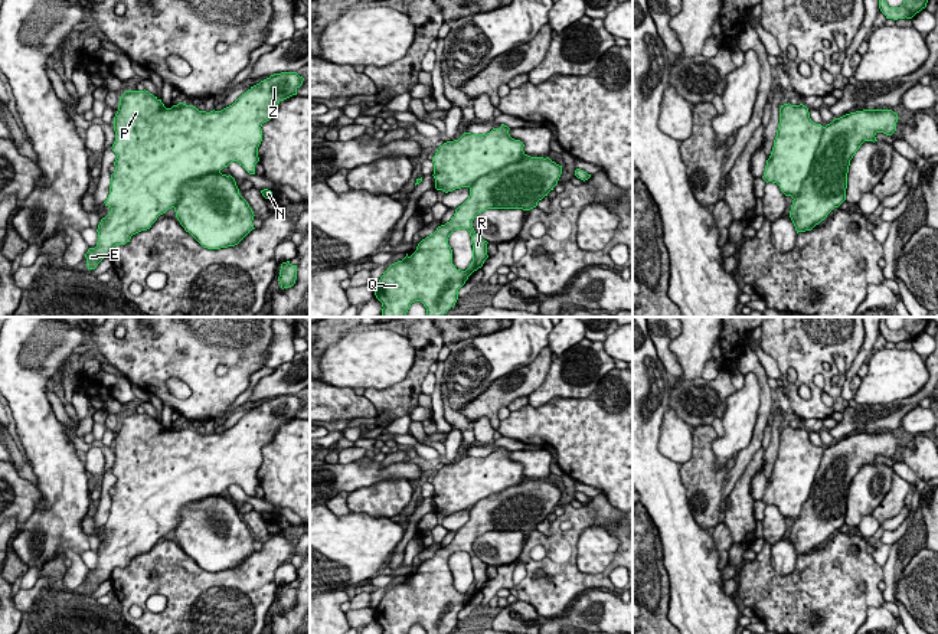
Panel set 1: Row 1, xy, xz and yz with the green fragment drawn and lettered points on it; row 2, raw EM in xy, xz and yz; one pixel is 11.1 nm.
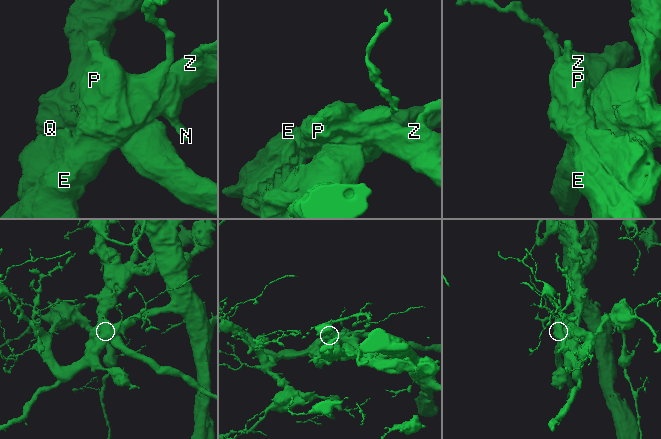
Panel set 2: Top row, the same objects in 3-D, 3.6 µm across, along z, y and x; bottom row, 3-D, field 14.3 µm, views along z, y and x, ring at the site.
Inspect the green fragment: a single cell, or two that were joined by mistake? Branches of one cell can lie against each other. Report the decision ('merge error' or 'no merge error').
no merge error

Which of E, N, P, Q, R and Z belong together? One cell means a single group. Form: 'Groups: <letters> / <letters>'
Groups: E N P Q R Z

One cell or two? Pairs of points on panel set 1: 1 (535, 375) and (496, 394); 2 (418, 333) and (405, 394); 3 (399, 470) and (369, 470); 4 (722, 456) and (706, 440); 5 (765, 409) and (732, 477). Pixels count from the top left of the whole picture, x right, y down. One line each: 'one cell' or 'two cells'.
1: one cell
2: one cell
3: one cell
4: two cells
5: one cell

